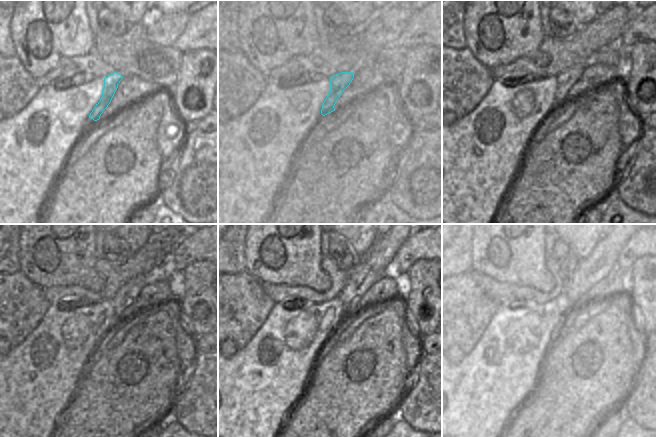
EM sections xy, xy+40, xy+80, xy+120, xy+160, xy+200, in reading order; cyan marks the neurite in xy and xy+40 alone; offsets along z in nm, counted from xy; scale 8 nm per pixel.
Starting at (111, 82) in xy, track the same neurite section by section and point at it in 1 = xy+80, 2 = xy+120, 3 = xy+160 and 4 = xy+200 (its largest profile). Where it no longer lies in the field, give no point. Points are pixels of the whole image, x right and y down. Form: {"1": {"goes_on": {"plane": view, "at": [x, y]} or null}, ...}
{"1": {"goes_on": {"plane": "xy+80", "at": [565, 80]}}, "2": {"goes_on": {"plane": "xy+120", "at": [125, 297]}}, "3": {"goes_on": {"plane": "xy+160", "at": [378, 262]}}, "4": {"goes_on": {"plane": "xy+200", "at": [596, 267]}}}

